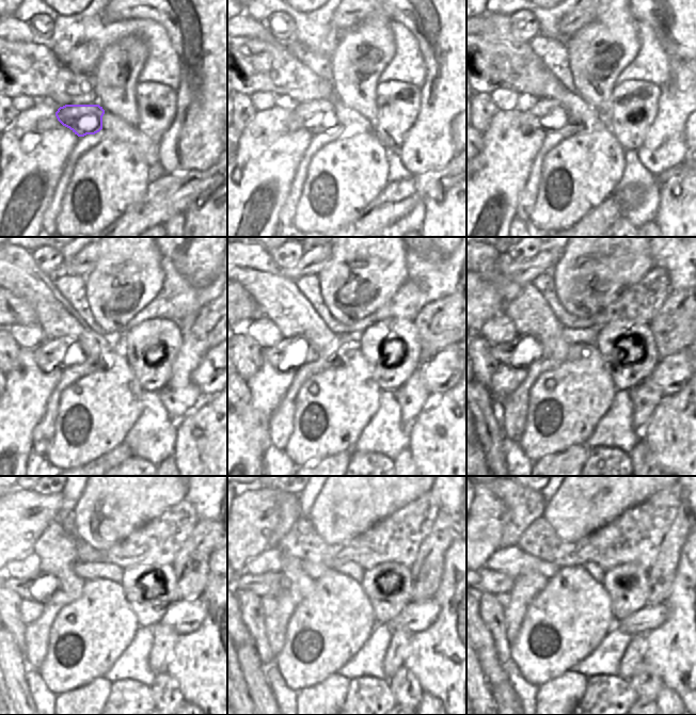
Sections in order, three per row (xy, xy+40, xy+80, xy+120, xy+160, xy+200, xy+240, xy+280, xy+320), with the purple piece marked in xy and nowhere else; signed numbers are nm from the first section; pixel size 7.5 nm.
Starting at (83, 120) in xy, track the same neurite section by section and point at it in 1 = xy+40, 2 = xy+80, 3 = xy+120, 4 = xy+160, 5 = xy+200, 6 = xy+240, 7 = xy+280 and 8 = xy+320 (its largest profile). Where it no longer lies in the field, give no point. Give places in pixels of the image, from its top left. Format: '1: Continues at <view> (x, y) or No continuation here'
1: Continues at xy+40 (318, 116)
2: Continues at xy+80 (550, 114)
3: Continues at xy+120 (57, 348)
4: Continues at xy+160 (297, 346)
5: Continues at xy+200 (531, 350)
6: Continues at xy+240 (22, 587)
7: Continues at xy+280 (262, 585)
8: Continues at xy+320 (488, 581)

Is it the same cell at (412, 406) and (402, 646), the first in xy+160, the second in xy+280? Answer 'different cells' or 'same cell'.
same cell

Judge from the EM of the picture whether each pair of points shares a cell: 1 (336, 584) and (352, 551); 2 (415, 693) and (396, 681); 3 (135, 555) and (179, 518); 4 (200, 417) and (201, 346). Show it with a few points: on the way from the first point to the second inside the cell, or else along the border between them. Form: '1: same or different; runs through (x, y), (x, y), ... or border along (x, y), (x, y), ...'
1: different; border along (333, 568), (330, 569)
2: same; runs through (411, 693), (408, 693), (400, 685)
3: same; runs through (145, 545), (155, 542), (169, 528)
4: different; border along (203, 397), (192, 410), (179, 418)

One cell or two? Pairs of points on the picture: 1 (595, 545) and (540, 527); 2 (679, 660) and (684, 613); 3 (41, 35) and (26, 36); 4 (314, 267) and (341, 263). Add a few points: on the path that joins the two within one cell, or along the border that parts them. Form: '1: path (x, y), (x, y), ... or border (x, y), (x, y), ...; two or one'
1: path (581, 549), (560, 549), (553, 541); one
2: path (684, 648), (684, 624); one
3: border (27, 24), (34, 35), (34, 42); two
4: border (331, 248), (329, 260), (317, 274); two

